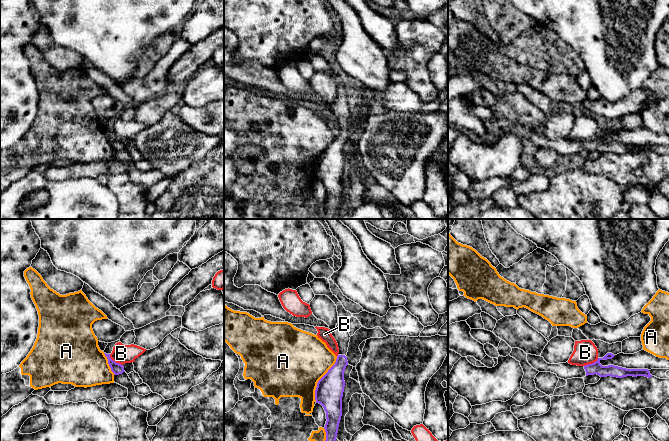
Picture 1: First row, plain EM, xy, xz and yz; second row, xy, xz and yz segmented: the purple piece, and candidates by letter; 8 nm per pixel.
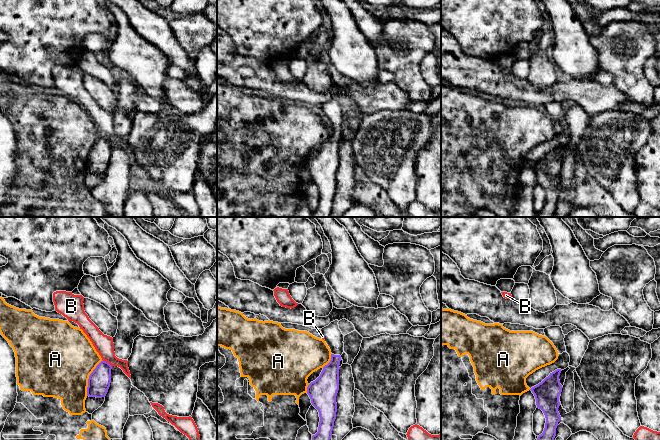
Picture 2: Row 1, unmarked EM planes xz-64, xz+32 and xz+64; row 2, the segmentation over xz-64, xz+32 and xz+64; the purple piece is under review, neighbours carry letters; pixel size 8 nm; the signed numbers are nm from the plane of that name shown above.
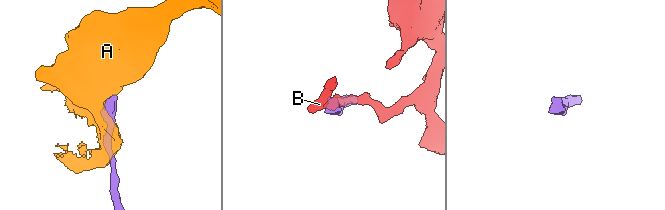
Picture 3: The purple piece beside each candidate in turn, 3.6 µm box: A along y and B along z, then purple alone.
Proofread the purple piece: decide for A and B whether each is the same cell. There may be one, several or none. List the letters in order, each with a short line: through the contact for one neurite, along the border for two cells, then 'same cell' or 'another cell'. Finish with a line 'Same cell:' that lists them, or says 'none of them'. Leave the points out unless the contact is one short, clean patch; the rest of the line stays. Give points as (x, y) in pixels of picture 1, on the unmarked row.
A: another cell
B: another cell
Same cell: none of them

